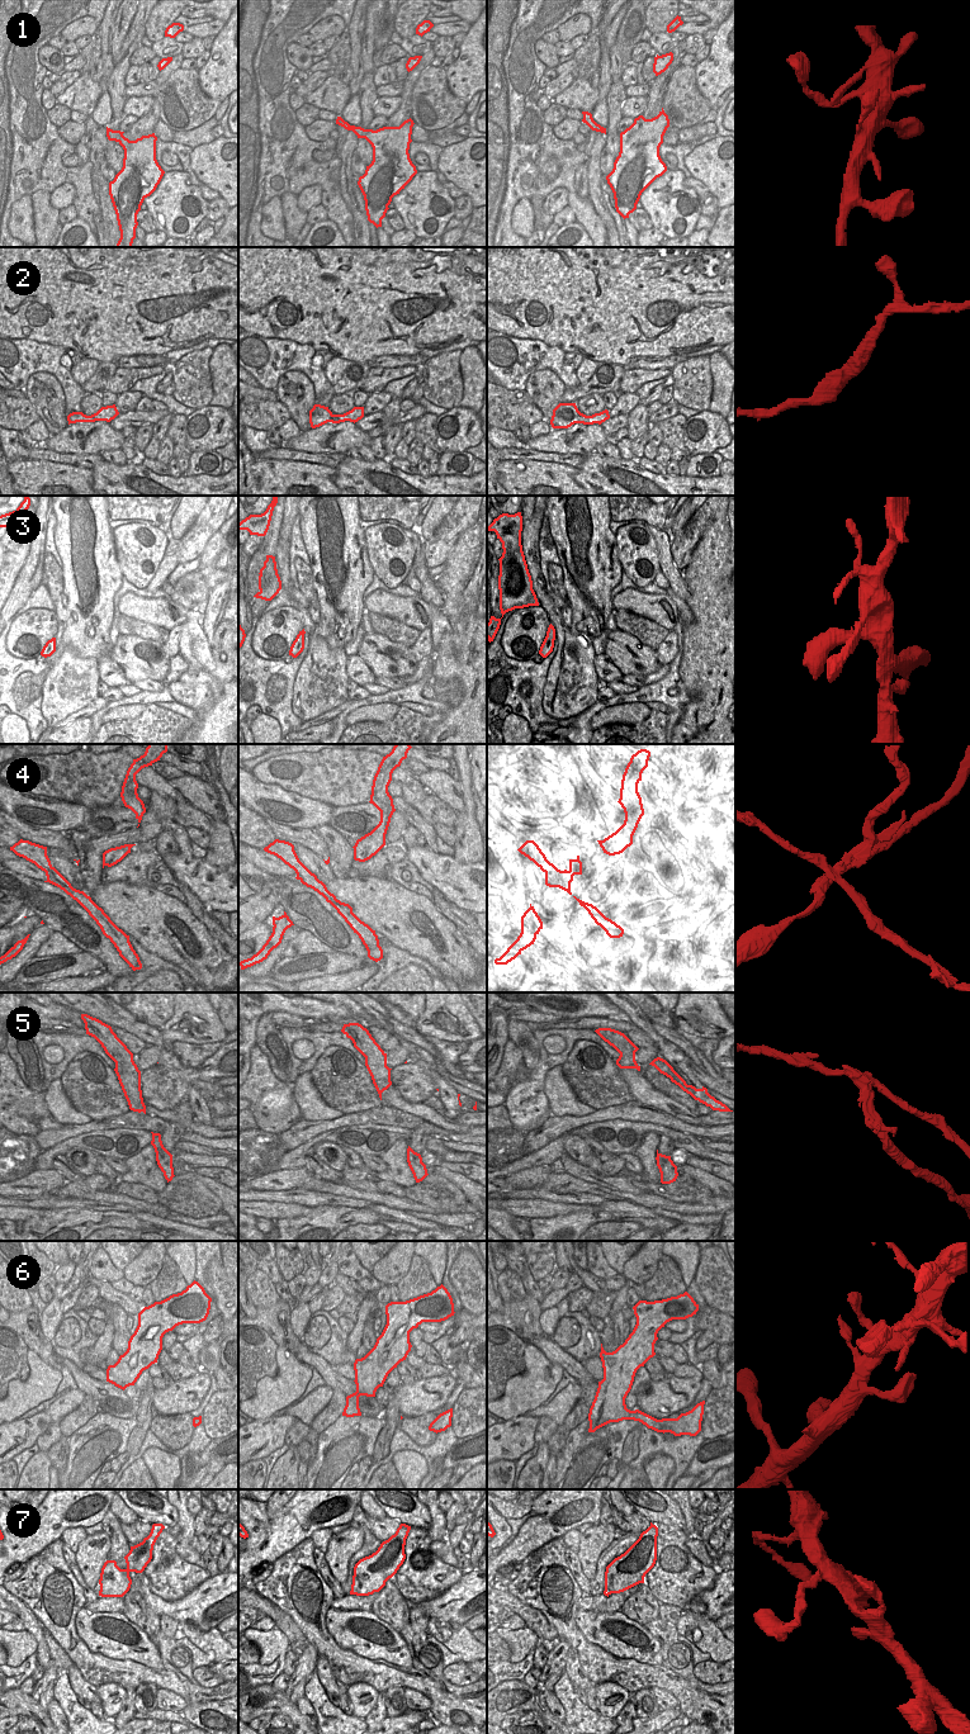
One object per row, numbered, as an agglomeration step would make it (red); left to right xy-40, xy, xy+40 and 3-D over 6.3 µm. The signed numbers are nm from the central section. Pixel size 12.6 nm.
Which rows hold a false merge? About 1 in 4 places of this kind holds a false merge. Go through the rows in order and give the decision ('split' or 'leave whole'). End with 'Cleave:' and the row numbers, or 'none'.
1: leave whole
2: leave whole
3: leave whole
4: split
5: split
6: leave whole
7: leave whole
Cleave: 4, 5

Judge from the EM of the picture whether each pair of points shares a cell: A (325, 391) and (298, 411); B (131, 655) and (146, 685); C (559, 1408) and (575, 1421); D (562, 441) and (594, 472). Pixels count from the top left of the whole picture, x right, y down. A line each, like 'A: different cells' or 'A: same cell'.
A: different cells
B: different cells
C: different cells
D: different cells

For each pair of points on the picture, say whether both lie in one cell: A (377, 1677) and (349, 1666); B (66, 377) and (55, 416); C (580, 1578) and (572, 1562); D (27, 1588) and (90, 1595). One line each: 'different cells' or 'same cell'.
A: same cell
B: different cells
C: same cell
D: different cells

